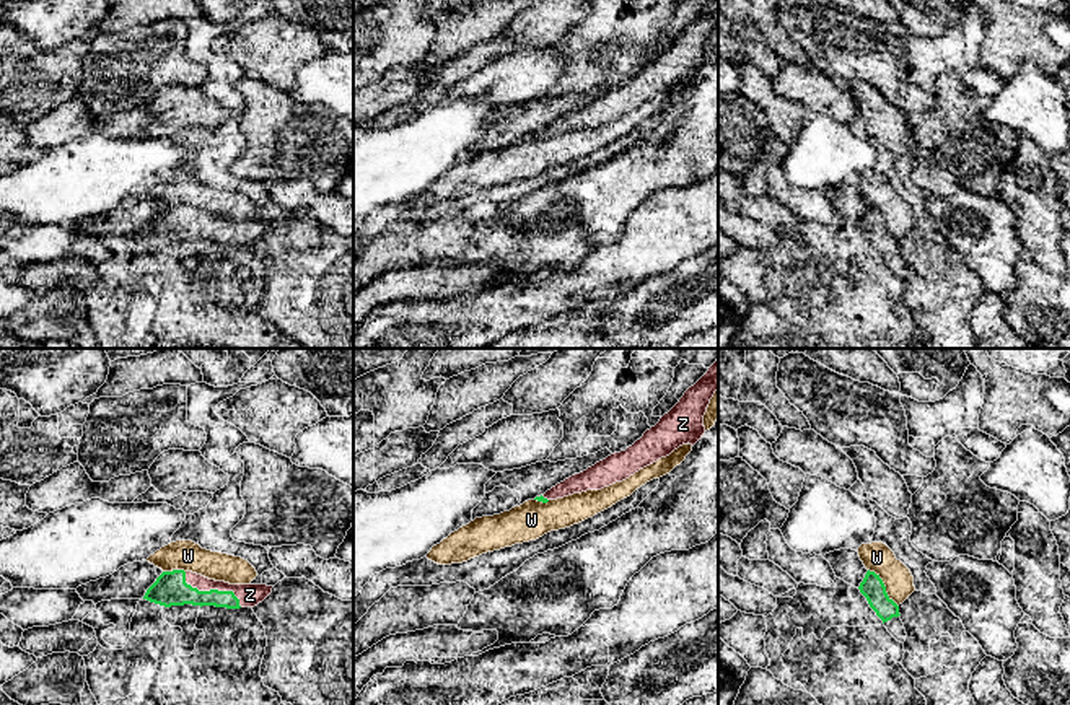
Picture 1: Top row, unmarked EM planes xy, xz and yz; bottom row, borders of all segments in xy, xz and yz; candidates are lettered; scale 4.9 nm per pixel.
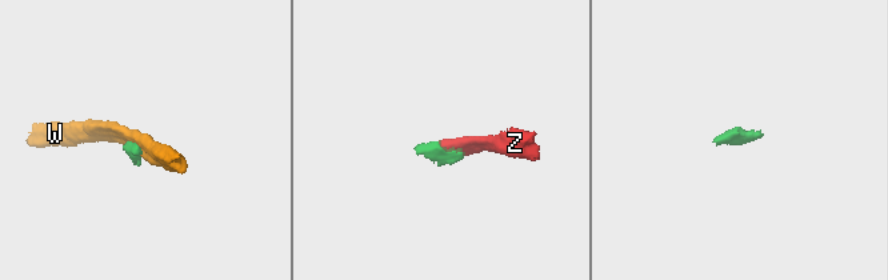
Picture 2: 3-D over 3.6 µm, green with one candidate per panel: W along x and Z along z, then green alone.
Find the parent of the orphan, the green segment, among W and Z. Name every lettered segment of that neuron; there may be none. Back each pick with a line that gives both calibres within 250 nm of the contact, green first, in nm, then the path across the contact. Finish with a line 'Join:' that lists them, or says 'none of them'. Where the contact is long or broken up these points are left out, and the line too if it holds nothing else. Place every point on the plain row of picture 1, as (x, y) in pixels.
Z: Thickness 160 nm (green) against 110 nm. Path across: xy (170, 223), (212, 225), (249, 230)
Join: Z

